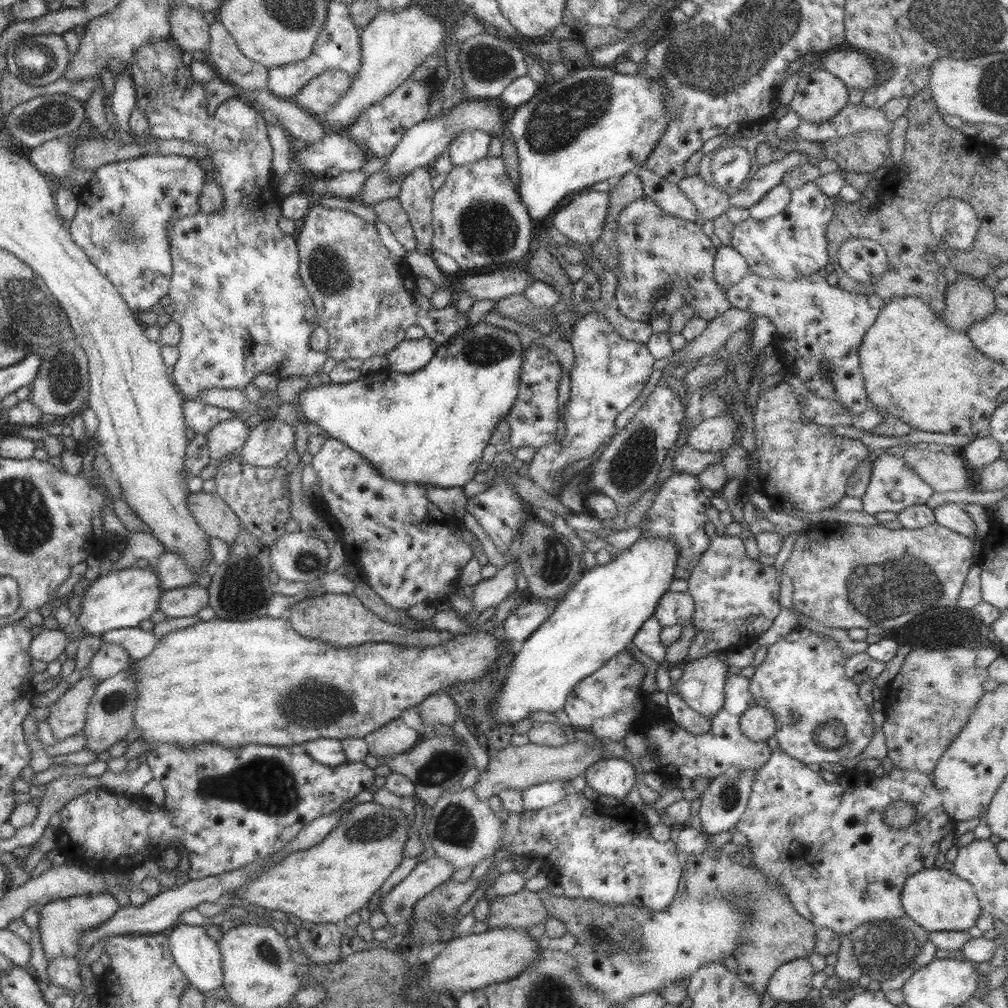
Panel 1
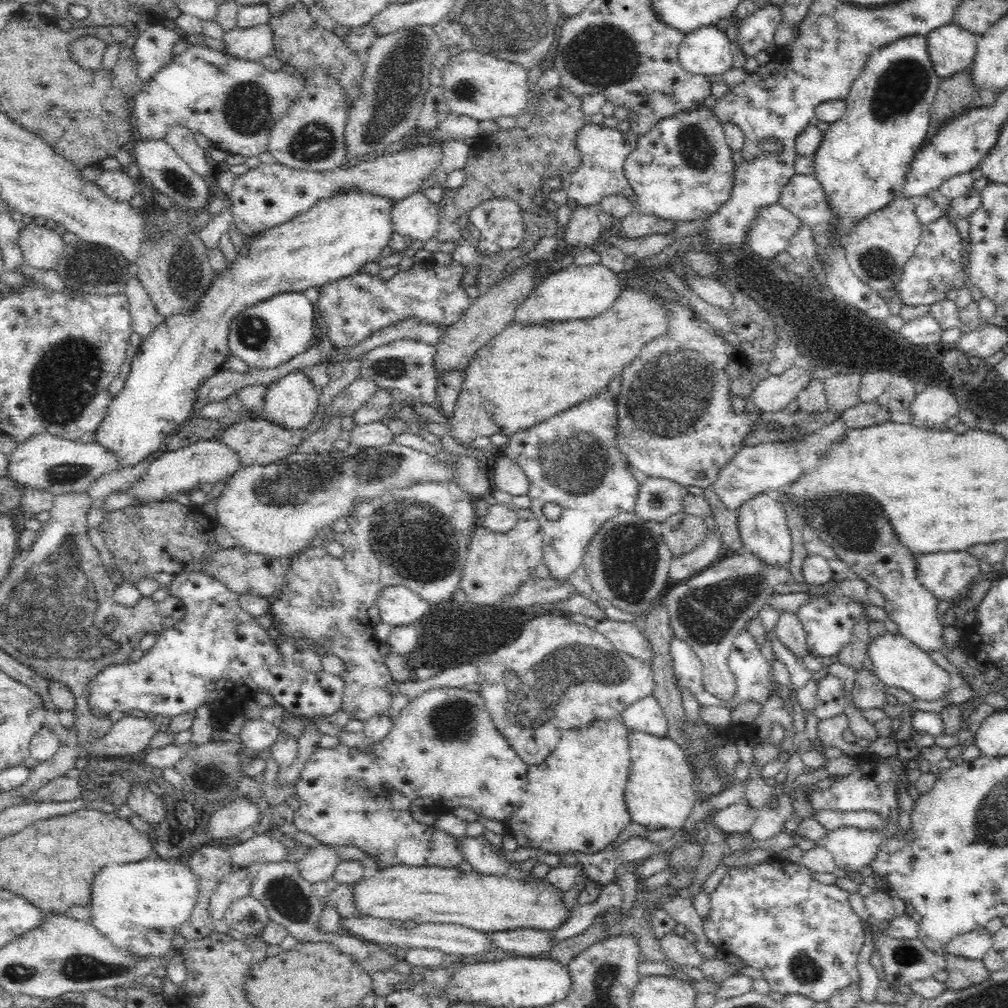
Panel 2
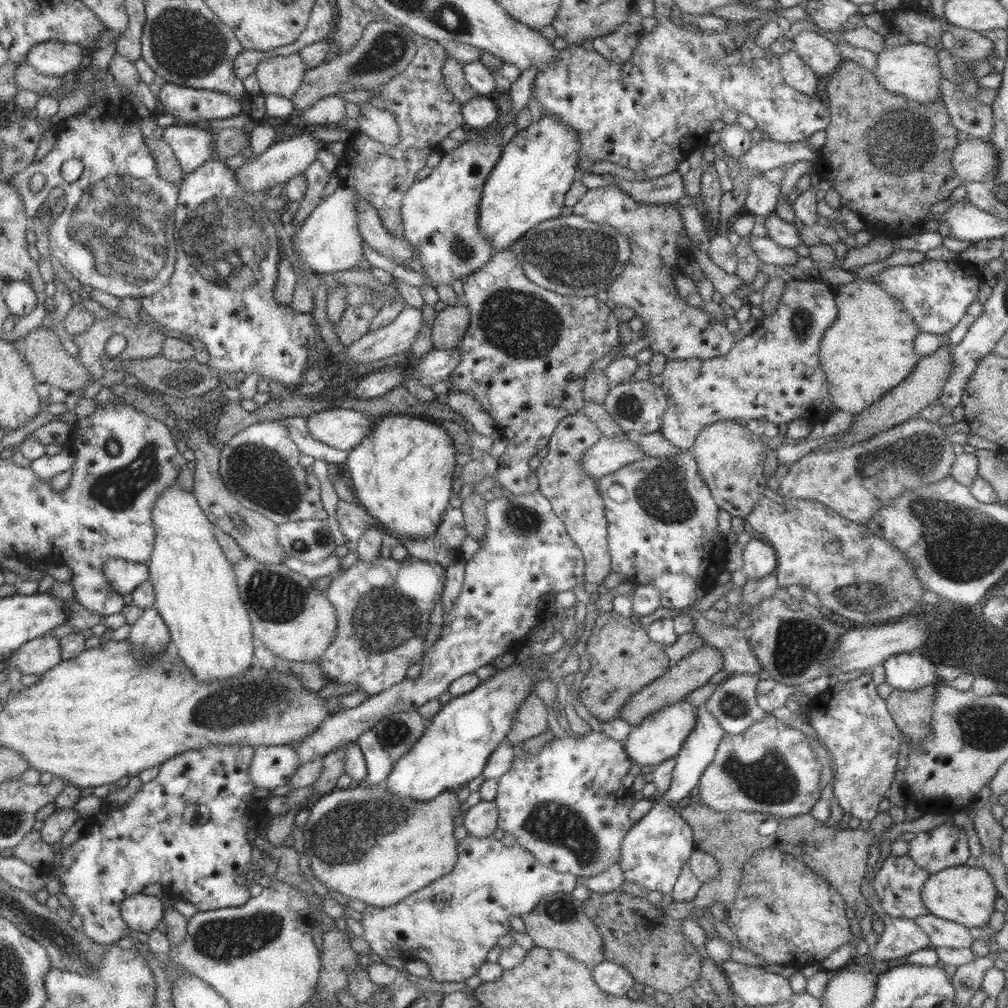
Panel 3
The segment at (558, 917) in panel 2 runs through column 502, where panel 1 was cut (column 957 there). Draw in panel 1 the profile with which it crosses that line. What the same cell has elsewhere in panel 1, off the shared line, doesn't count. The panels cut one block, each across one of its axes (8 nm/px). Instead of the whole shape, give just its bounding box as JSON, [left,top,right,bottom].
[900,867,982,932]

